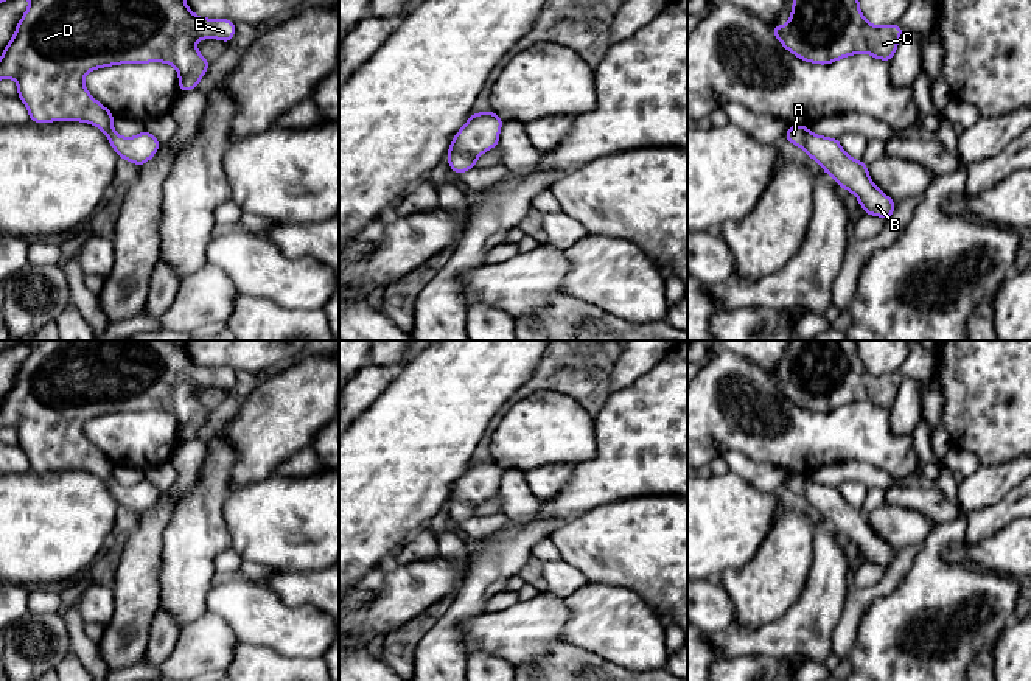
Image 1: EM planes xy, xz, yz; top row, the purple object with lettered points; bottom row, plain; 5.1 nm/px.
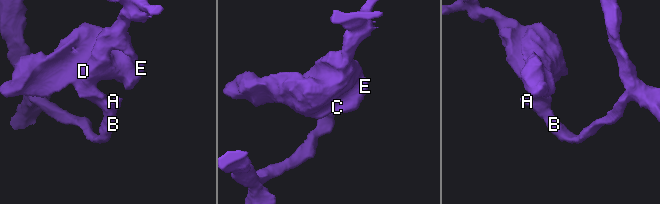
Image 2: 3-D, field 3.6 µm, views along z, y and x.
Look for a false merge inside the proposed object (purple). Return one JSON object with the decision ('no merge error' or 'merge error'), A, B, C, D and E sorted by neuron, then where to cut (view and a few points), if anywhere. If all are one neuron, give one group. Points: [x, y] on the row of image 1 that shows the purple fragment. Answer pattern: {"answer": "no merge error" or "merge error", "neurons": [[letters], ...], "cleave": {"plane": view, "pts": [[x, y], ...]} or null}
{"answer": "no merge error", "neurons": [["A", "B", "C", "D", "E"]], "cleave": null}

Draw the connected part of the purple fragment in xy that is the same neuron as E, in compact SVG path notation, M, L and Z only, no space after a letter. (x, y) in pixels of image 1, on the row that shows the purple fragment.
M30 0L16 34L0 56L0 79L17 82L17 96L30 112L30 121L84 121L100 127L120 159L145 165L160 141L146 129L126 138L114 131L114 114L84 87L84 76L118 64L166 62L177 68L179 90L197 89L210 62L196 50L199 39L232 42L235 22L197 17L185 0Z

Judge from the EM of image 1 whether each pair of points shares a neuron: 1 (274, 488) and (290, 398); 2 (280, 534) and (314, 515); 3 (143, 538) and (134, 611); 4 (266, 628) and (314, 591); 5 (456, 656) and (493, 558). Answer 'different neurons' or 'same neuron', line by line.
1: different neurons
2: same neuron
3: same neuron
4: different neurons
5: same neuron

